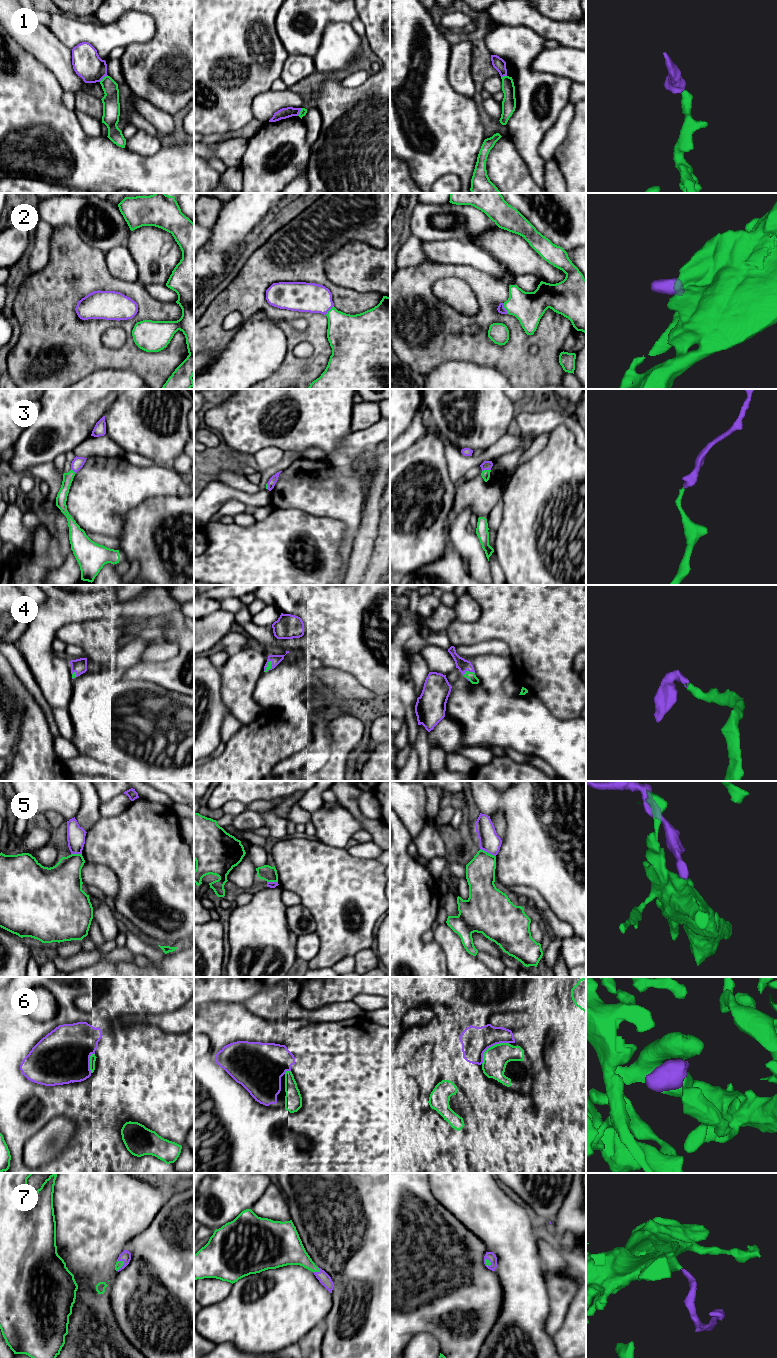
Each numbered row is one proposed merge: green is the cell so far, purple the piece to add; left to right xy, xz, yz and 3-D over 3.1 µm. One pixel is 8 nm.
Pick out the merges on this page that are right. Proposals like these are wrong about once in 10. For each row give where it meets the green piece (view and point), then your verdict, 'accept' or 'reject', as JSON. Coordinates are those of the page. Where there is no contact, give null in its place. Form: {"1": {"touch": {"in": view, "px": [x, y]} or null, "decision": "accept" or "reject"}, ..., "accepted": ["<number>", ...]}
{"1": {"touch": {"in": "xy", "px": [104, 77]}, "decision": "reject"}, "2": {"touch": {"in": "yz", "px": [505, 308]}, "decision": "accept"}, "3": {"touch": {"in": "yz", "px": [486, 470]}, "decision": "accept"}, "4": {"touch": {"in": "yz", "px": [468, 671]}, "decision": "accept"}, "5": {"touch": {"in": "yz", "px": [488, 853]}, "decision": "reject"}, "6": {"touch": {"in": "yz", "px": [490, 1047]}, "decision": "accept"}, "7": {"touch": {"in": "xy", "px": [122, 1265]}, "decision": "accept"}, "accepted": ["2", "3", "4", "6", "7"]}

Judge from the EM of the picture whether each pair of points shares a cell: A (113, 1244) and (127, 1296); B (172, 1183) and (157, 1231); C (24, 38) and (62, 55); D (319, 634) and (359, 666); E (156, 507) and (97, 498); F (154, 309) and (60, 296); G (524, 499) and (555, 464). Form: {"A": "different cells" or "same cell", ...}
{"A": "different cells", "B": "different cells", "C": "same cell", "D": "same cell", "E": "different cells", "F": "same cell", "G": "same cell"}

